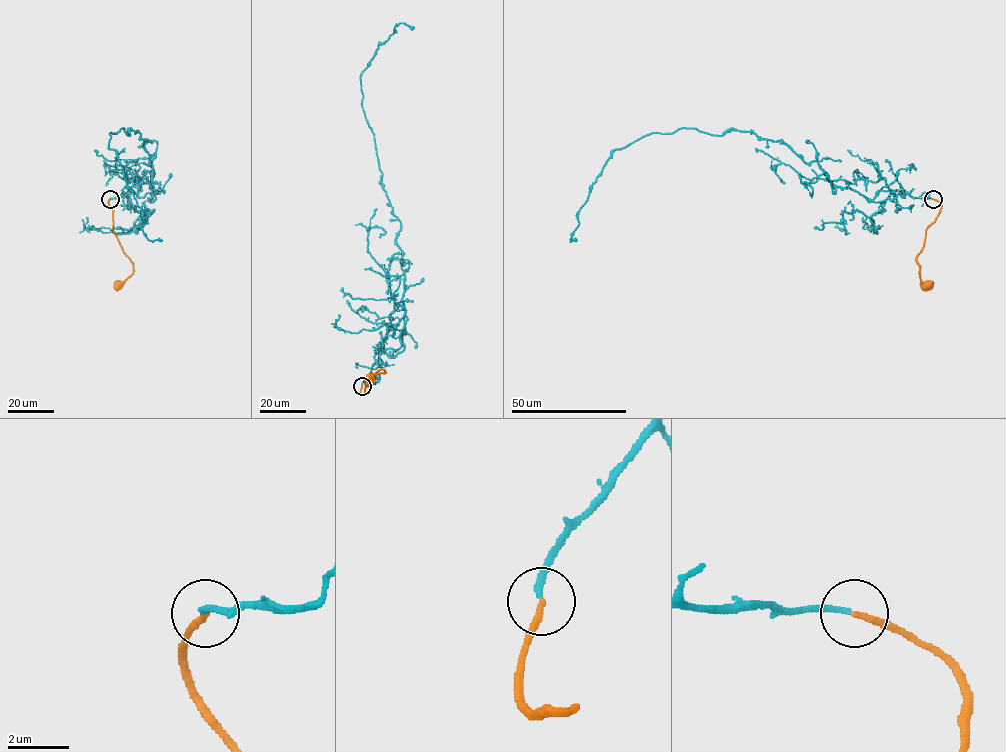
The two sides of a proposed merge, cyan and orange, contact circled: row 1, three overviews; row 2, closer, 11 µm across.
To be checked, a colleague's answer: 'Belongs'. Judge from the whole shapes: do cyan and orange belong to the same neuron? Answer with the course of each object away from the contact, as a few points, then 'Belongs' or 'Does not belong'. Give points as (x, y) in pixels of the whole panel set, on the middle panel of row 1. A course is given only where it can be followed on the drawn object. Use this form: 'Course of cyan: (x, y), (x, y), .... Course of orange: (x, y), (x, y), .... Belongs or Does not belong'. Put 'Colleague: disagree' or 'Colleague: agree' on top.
Colleague: disagree
Course of cyan: (362, 385), (381, 354), (404, 349), (406, 312), (401, 223), (382, 183), (360, 76), (397, 24), (414, 28). Course of orange: (362, 385), (362, 393), (365, 380), (380, 369), (385, 371), (375, 374), (370, 380). Does not belong

